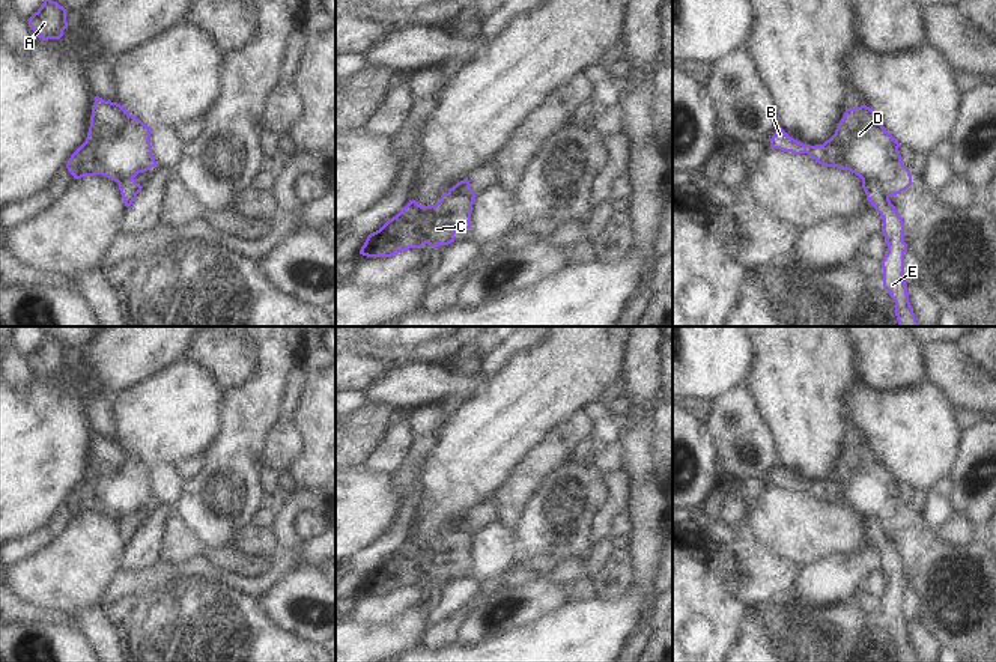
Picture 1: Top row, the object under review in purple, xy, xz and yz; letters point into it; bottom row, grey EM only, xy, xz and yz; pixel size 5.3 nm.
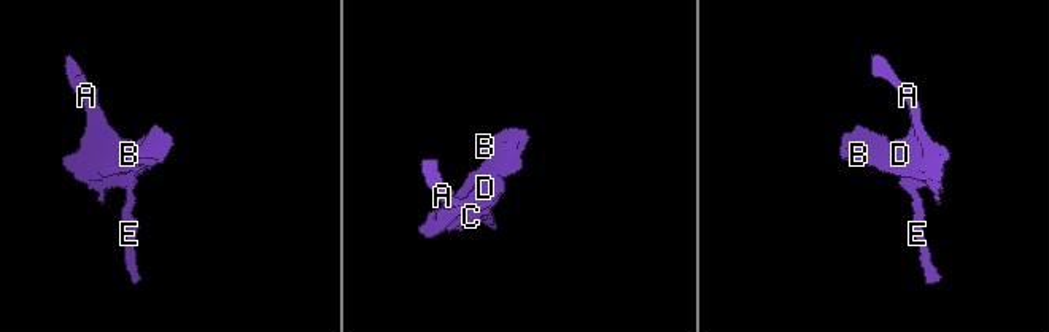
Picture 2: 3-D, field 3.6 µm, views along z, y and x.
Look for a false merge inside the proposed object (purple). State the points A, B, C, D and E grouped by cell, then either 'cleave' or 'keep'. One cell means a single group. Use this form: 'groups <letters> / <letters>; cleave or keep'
groups A B C D / E; cleave

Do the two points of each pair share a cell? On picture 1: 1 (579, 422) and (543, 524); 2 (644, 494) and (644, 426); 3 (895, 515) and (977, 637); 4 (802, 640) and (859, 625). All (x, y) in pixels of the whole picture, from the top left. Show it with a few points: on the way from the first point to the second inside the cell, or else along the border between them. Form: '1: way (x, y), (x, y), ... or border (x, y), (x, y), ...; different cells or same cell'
1: border (572, 458), (558, 467), (539, 489); different cells
2: way (644, 477), (643, 443); same cell
3: way (921, 552), (921, 572), (939, 626); same cell
4: way (816, 640), (829, 640), (846, 628); same cell

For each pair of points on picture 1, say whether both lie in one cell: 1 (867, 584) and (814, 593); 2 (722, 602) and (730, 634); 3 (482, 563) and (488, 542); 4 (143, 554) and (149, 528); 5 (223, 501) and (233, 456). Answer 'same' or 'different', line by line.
1: different
2: same
3: same
4: same
5: same

